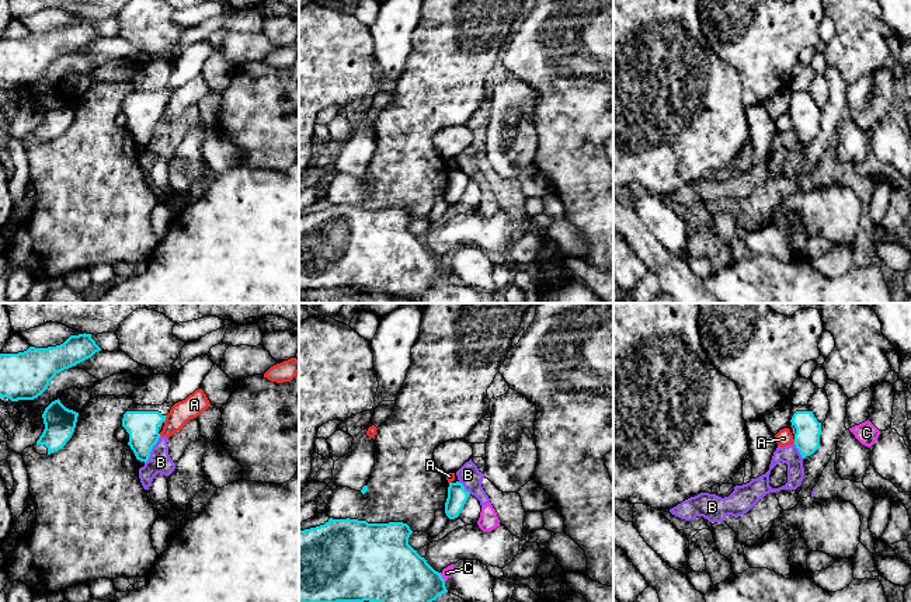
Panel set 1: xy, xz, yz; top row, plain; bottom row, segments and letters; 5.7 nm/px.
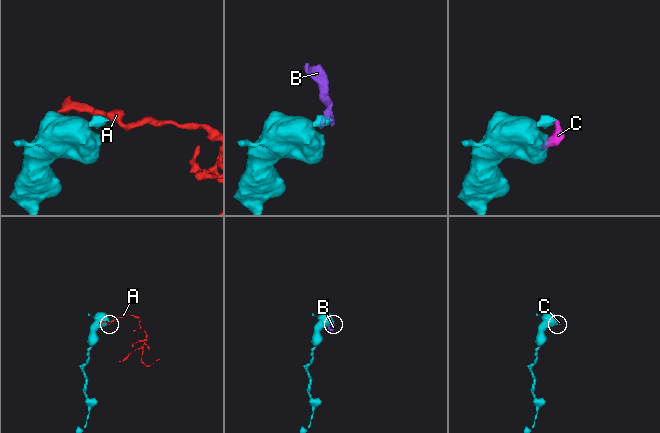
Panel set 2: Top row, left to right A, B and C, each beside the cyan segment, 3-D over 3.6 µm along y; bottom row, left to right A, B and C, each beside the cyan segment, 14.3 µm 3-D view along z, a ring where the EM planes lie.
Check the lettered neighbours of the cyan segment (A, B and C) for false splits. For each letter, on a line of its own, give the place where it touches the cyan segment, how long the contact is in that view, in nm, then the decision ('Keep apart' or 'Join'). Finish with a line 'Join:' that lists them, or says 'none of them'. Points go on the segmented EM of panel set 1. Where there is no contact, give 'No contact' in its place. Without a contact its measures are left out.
A: Touches cyan at xy (164, 418). Shared border 50 nm. Keep apart
B: Touches cyan at xy (150, 451). Shared border 180 nm. Keep apart
C: Touches cyan at xz (441, 577). Shared border 60 nm. Keep apart
Join: none of them

